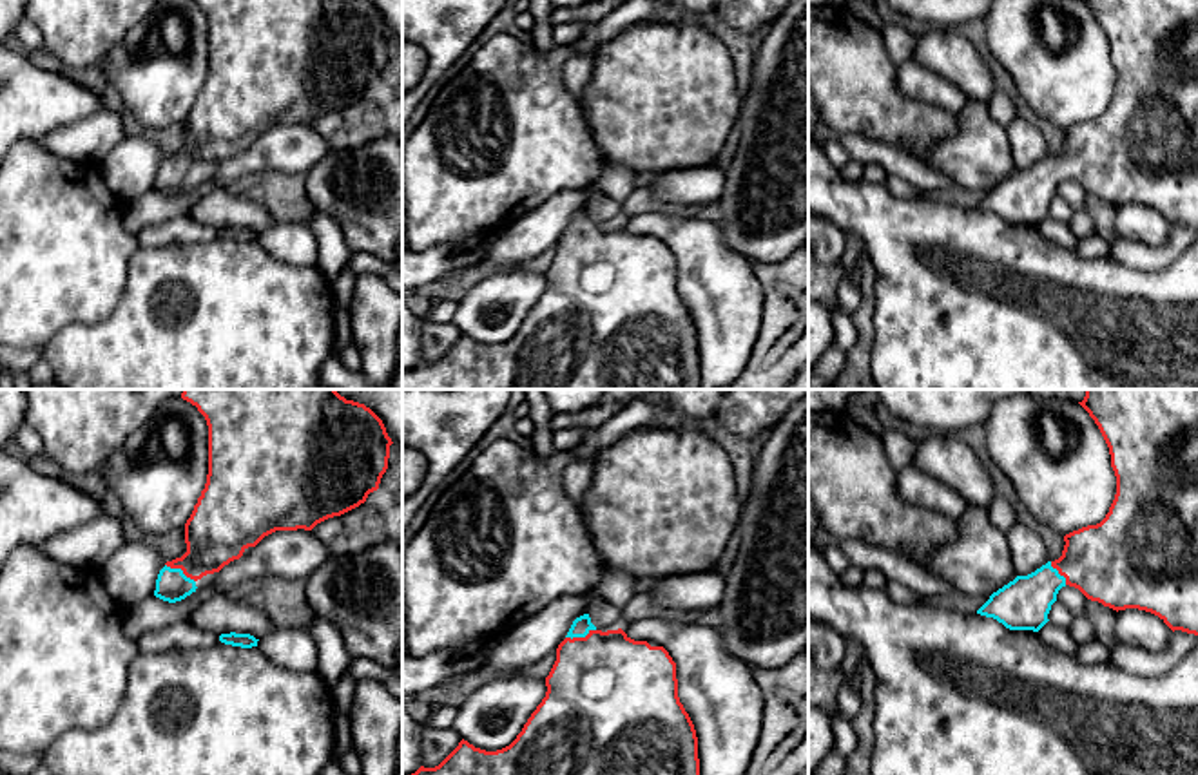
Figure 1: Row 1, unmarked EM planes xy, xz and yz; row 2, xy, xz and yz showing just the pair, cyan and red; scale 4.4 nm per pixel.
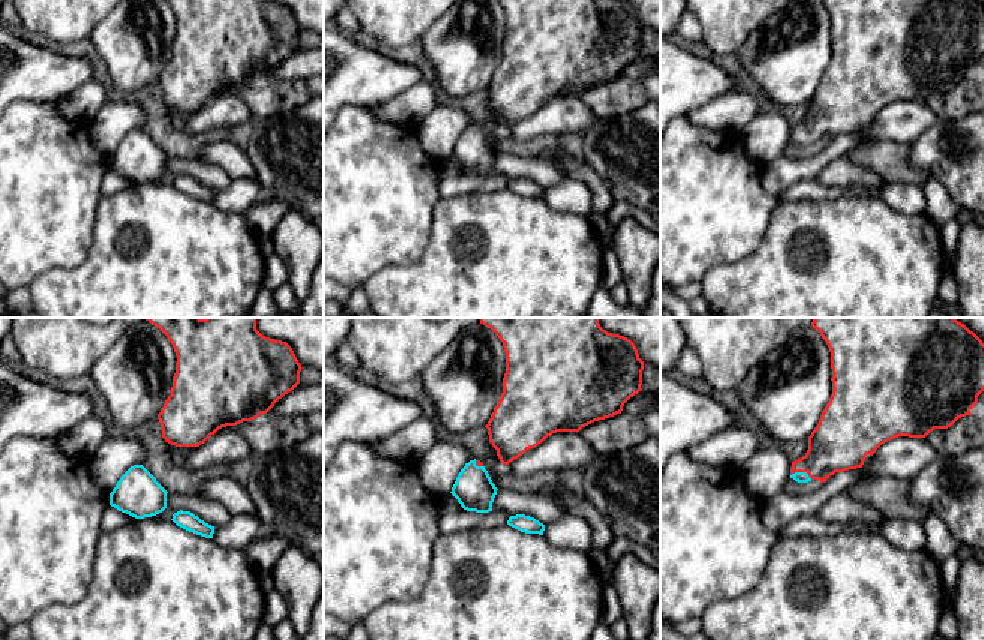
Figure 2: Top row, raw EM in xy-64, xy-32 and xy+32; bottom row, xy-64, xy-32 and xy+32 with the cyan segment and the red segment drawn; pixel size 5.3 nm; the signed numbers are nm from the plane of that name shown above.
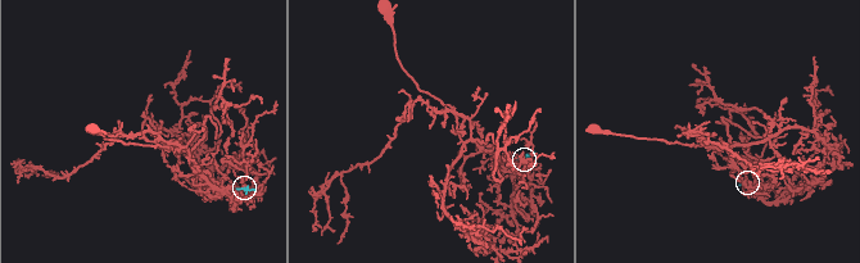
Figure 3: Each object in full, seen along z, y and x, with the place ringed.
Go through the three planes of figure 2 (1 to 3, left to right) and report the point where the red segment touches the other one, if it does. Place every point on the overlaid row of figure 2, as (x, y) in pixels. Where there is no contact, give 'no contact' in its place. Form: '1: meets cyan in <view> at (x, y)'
1: no contact
2: meets cyan in xy-32 at (476, 465)
3: meets cyan in xy+32 at (801, 472)

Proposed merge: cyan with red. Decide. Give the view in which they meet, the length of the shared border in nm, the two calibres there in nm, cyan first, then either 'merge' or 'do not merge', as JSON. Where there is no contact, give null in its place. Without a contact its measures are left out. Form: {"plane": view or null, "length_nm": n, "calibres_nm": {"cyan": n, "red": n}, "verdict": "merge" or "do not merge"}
{"plane": "xy", "length_nm": 160, "calibres_nm": {"cyan": 150, "red": 280}, "verdict": "merge"}

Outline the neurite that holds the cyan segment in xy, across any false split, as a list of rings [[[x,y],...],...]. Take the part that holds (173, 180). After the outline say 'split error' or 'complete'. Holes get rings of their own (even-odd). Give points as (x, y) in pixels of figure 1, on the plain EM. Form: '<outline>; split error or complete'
[[[196,0],[208,20],[208,69],[205,83],[185,118],[187,147],[167,156],[156,174],[154,190],[176,197],[196,187],[196,176],[207,168],[219,167],[225,159],[239,154],[248,141],[256,141],[265,130],[275,125],[312,125],[317,118],[341,110],[366,96],[368,89],[379,83],[381,72],[388,63],[390,40],[382,14],[366,0]]]; split error

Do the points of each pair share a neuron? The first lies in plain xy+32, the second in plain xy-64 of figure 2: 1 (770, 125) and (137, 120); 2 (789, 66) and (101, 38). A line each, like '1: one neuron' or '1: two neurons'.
1: one neuron
2: one neuron

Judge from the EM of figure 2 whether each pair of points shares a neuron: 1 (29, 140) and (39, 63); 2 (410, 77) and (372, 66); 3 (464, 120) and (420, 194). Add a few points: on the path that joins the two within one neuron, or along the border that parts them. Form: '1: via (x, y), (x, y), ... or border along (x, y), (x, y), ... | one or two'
1: border along (54, 101), (15, 102) | two
2: via (401, 77), (381, 75) | one
3: border along (416, 134), (420, 146), (438, 162) | two

